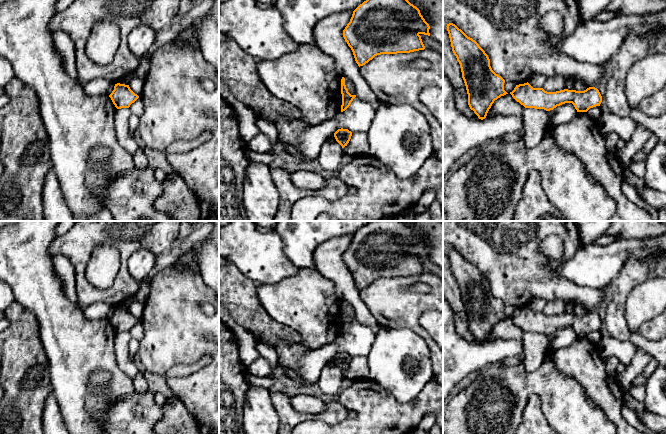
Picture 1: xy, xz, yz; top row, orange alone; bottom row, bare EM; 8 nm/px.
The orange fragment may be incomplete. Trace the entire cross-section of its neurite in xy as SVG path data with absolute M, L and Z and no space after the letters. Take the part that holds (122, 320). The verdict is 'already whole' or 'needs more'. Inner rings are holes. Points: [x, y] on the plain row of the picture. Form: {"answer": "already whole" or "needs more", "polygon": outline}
{"answer": "already whole", "polygon": "M117 307L114 310L114 314L109 319L113 328L117 333L129 332L139 320L135 318L129 311L129 309Z"}

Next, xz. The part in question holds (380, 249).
{"answer": "already whole", "polygon": "M369 221L353 235L350 246L343 254L343 261L360 291L377 279L424 274L420 259L430 260L429 253L420 234L405 221Z"}

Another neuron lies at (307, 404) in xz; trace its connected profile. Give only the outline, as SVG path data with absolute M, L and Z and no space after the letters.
M296 395L291 397L292 407L301 413L319 414L326 410L326 403L310 395Z

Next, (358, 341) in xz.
M355 321L350 330L334 342L321 348L313 349L303 355L295 370L295 376L304 381L317 384L323 367L338 353L354 356L367 356L375 342L376 333L366 325Z

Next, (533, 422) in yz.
M531 394L528 398L516 434L558 434L545 418L538 394Z

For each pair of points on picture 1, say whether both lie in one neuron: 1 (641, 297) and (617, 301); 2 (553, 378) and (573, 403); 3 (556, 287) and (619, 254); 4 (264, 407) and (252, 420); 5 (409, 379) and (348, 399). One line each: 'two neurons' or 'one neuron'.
1: two neurons
2: one neuron
3: two neurons
4: one neuron
5: two neurons

